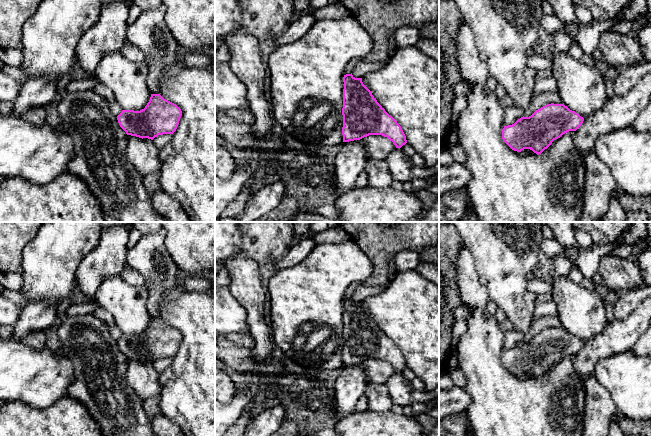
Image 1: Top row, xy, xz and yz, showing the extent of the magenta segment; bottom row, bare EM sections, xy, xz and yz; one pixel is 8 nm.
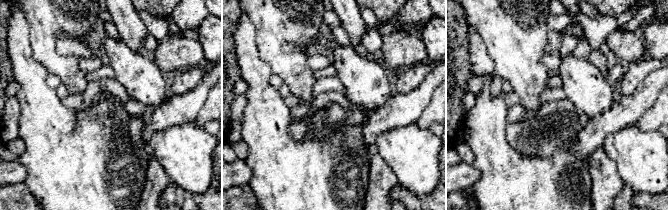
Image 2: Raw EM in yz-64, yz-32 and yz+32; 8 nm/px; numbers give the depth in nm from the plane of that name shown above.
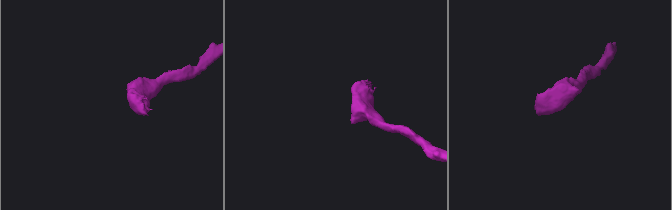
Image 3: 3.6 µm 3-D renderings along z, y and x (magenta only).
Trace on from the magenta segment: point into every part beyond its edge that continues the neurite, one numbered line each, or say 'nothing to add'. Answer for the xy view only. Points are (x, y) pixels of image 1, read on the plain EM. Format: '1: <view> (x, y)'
nothing to add

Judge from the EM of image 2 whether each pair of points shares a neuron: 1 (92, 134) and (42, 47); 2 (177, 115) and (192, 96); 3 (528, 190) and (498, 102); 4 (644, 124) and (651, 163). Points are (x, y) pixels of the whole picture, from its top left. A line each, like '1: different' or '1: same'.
1: different
2: same
3: same
4: different

